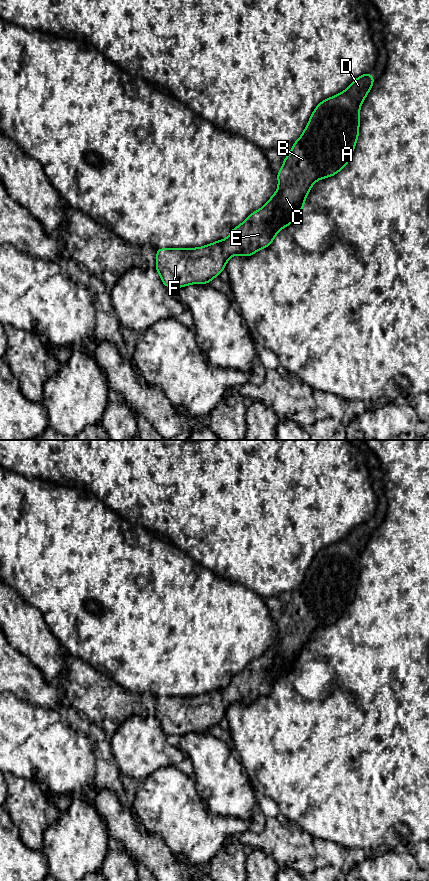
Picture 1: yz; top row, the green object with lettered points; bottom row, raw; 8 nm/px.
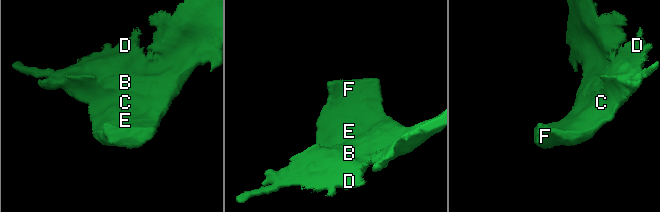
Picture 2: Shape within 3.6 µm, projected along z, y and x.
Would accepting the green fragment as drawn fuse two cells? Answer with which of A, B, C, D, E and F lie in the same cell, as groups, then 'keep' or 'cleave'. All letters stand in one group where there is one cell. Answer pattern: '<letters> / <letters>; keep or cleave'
A B C D E F; keep

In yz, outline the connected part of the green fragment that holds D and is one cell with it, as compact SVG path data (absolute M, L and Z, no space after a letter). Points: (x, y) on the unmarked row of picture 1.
M371 520L356 526L344 539L320 550L312 560L308 573L305 575L300 586L293 591L291 600L283 608L281 617L276 621L278 636L272 645L257 659L254 659L239 673L234 675L228 685L218 688L206 694L198 696L159 696L156 700L156 719L159 721L164 734L182 736L190 732L209 732L225 718L227 709L234 703L249 705L261 697L269 695L277 681L291 673L296 663L304 657L305 647L314 633L320 627L335 624L345 616L353 602L356 590L359 585L360 555L367 542L371 538L375 526Z

